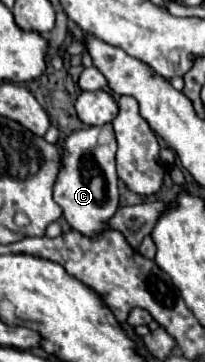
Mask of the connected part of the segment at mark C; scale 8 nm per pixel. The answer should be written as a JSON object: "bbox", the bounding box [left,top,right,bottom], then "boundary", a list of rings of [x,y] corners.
{"bbox":[55,124,119,234],"boundary":[[[111,124],[93,126],[69,134],[63,142],[61,170],[55,180],[55,202],[63,208],[65,220],[81,234],[101,234],[103,222],[119,208],[115,172],[115,136]]]}

